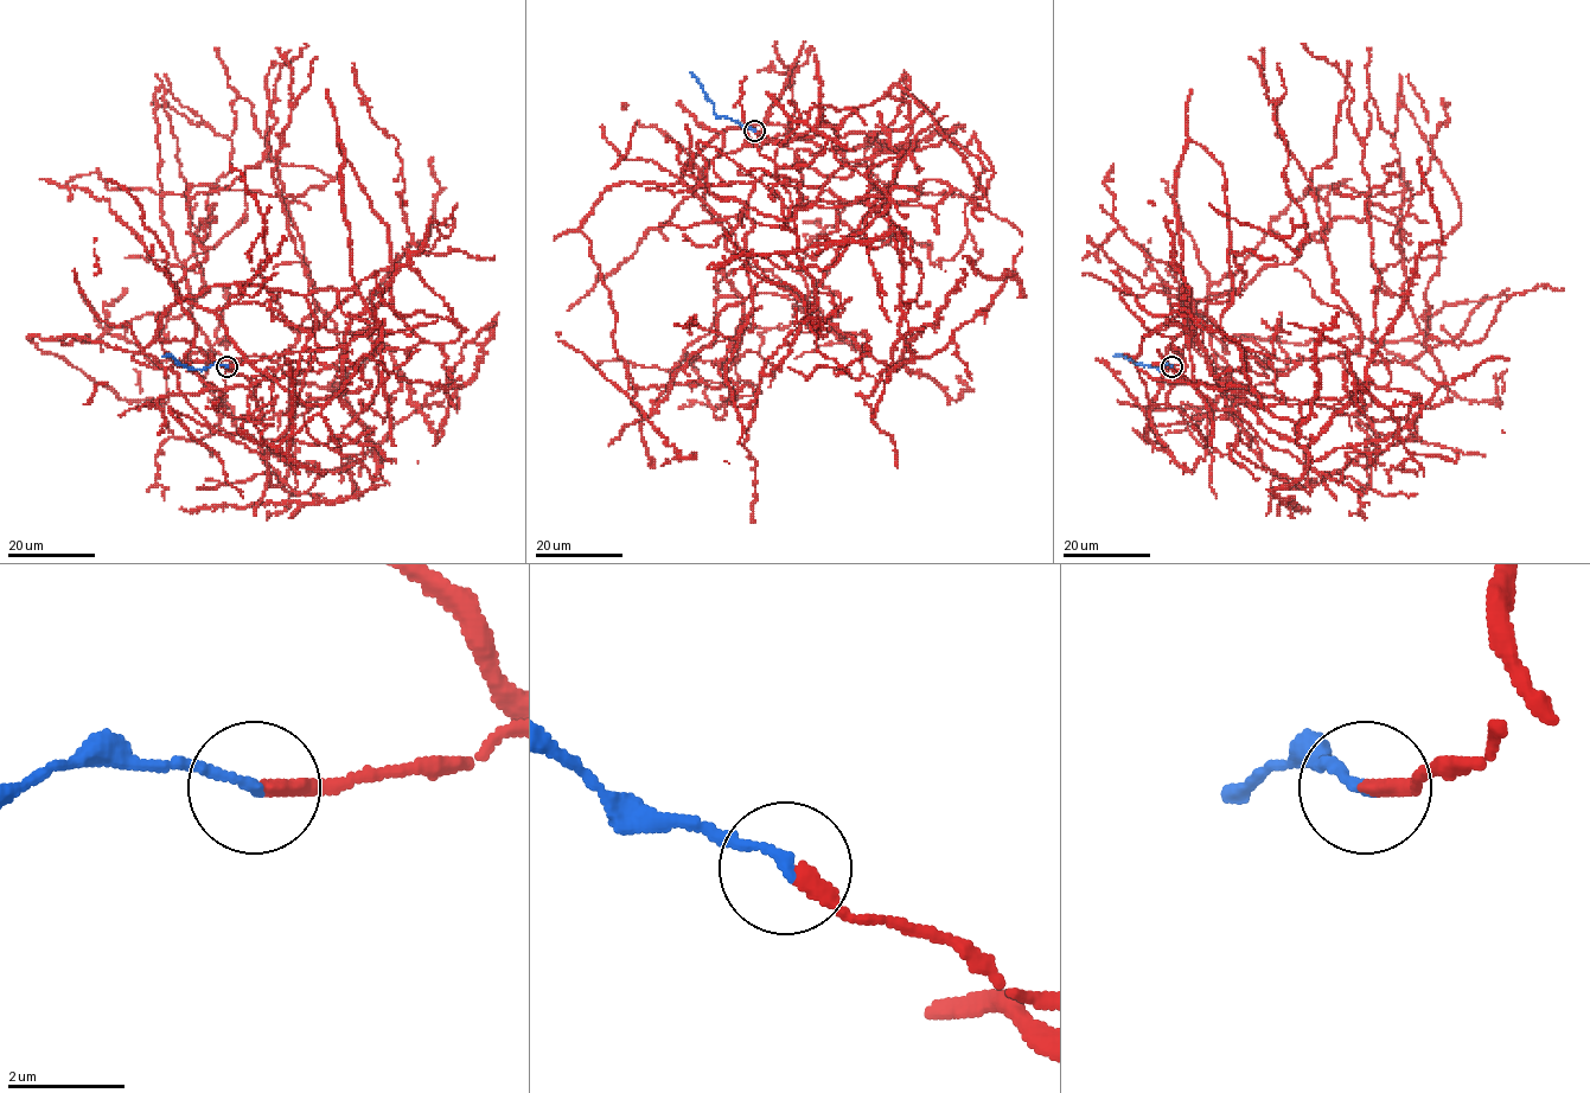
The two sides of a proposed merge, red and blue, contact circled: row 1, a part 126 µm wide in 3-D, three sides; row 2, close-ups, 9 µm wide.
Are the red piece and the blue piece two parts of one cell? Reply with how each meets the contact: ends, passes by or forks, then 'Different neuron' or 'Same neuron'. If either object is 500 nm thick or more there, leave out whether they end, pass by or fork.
At the ring red ends. At the ring blue ends. Same neuron

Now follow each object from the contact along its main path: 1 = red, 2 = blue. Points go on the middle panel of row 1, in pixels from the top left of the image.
1: (754, 130), (581, 232), (633, 383), (727, 383), (717, 419), (689, 360), (729, 387)
2: (754, 130), (716, 115), (713, 103), (690, 72)

